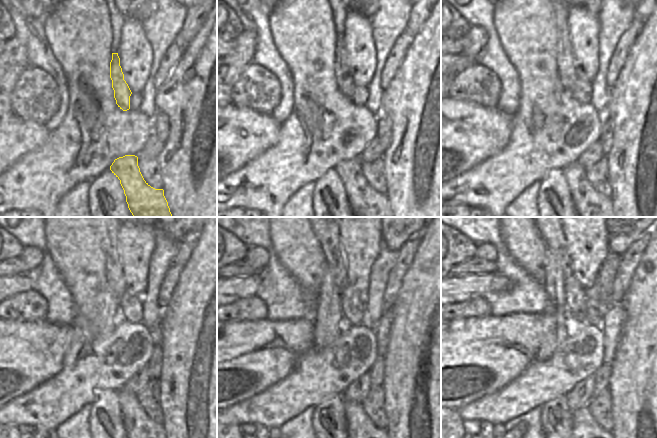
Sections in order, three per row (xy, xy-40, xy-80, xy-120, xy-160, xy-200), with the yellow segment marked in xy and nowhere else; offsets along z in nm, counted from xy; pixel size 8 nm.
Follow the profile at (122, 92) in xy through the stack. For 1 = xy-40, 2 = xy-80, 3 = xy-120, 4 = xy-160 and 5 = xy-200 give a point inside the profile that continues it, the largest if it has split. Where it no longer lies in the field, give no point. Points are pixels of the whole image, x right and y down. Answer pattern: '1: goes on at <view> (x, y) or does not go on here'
1: goes on at xy-40 (343, 76)
2: goes on at xy-80 (564, 57)
3: goes on at xy-120 (115, 287)
4: goes on at xy-160 (335, 278)
5: goes on at xy-200 (558, 267)

